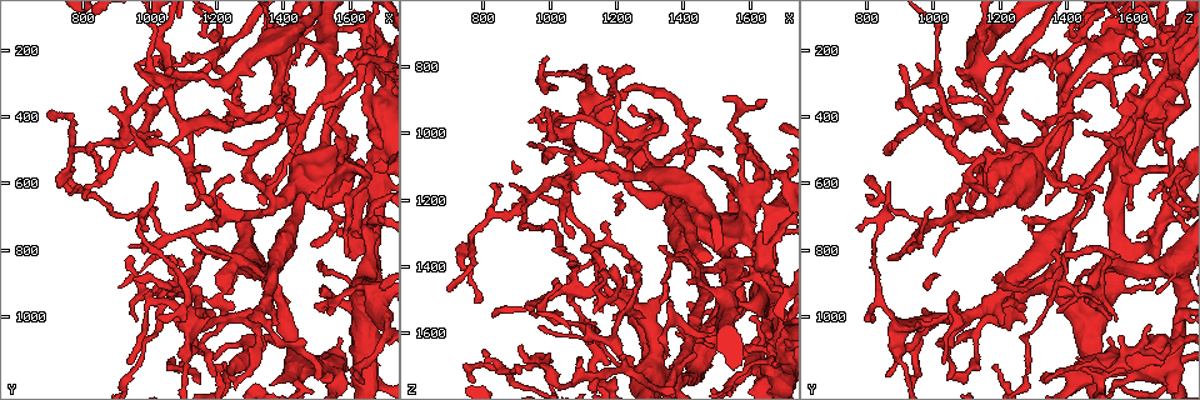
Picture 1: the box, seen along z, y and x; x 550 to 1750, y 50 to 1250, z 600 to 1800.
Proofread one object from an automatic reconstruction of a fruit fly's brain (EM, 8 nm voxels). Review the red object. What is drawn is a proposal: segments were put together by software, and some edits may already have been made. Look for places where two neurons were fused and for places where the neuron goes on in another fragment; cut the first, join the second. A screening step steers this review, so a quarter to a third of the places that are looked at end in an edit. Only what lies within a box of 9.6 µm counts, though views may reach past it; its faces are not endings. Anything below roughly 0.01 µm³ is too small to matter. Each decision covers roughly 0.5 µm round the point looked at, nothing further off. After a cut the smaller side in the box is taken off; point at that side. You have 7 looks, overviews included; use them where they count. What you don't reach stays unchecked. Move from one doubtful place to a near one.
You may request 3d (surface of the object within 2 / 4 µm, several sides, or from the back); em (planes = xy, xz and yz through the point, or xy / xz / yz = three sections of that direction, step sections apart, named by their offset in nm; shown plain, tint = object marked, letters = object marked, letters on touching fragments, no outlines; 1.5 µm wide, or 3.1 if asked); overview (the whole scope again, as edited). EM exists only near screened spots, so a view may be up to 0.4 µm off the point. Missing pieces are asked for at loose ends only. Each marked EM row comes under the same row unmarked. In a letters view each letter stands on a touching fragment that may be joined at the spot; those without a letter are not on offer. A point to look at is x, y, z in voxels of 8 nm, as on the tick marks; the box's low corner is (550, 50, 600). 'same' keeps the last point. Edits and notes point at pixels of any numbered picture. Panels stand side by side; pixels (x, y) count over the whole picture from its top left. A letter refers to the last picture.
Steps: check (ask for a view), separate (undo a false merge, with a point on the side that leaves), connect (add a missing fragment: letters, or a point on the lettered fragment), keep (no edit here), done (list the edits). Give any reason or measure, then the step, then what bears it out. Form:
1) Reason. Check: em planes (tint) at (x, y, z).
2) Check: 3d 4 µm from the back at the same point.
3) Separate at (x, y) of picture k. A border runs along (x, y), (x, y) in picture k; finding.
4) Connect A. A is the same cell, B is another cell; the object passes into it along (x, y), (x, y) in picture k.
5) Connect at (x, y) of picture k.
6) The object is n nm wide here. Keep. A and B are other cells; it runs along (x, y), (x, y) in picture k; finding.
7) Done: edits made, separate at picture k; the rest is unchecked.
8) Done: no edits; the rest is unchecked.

Thick turns thin. Check: em planes (letters) at (1640, 750, 1400).

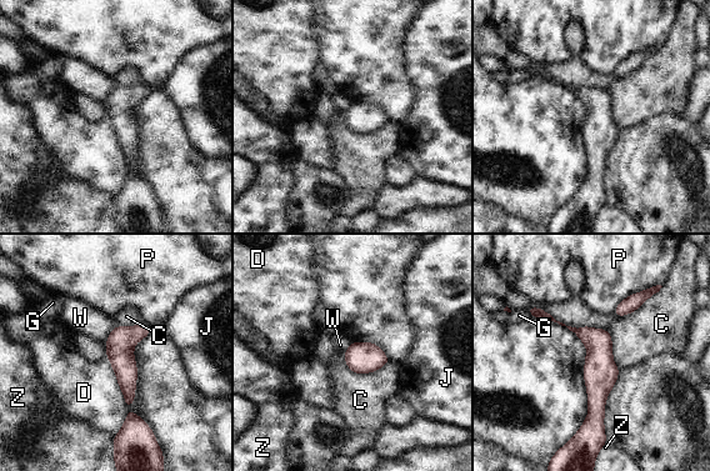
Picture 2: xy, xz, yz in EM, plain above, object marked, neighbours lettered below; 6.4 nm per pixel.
The object is 180 nm wide here. Keep. C, D, G, J, P, W and Z are other cells; a border runs along (526, 307), (605, 329), (619, 370) in picture 2; continuous, no second neuron.

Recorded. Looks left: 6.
Thick turns thin. Check: em planes (tint) at (1520, 450, 1380).

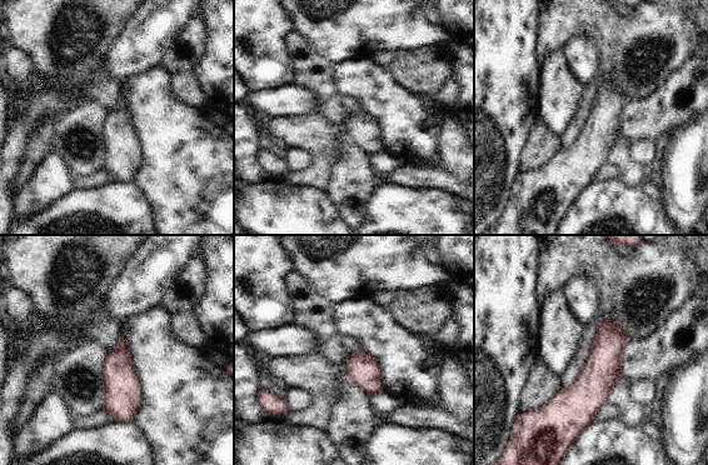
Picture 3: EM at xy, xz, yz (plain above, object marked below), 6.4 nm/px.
What lies round it. Check: em planes (letters) at the same point.

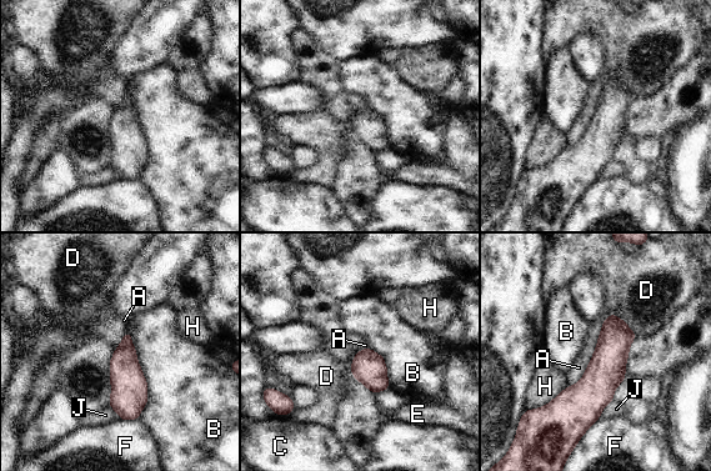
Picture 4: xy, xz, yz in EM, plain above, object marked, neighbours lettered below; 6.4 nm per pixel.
Keep. A, B, C, D, E, F, H and J are other cells; it runs along (612, 317), (586, 422) in picture 4; continuous, no second neuron.

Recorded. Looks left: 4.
Tapers out. Check: 3d 4 µm at (800, 620, 1510).

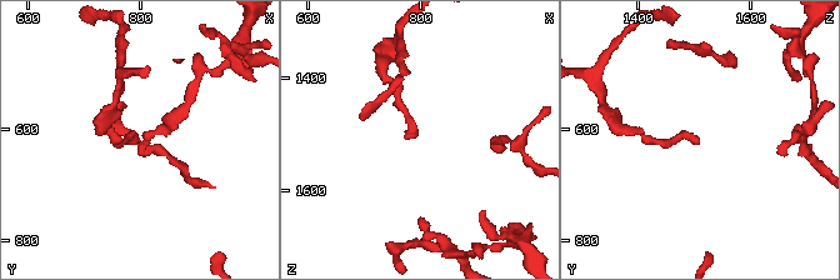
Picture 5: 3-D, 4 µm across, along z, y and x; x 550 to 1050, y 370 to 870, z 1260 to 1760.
Check: em xy step 4 (tint) at (795, 625, 1510).

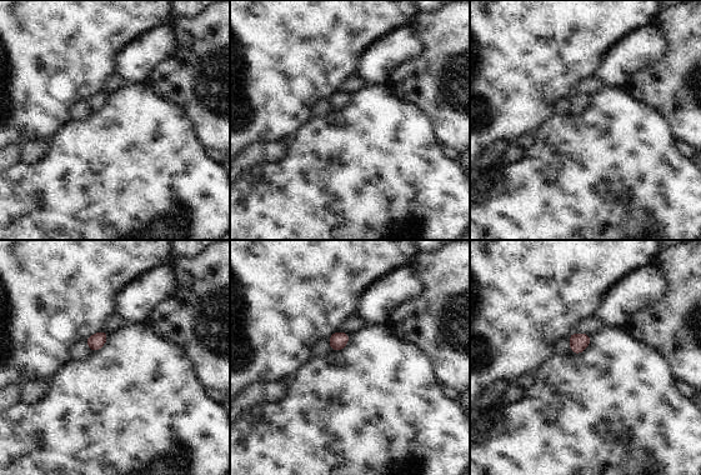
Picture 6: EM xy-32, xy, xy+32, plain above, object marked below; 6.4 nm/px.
Another direction. Check: em planes (letters) at the same point.

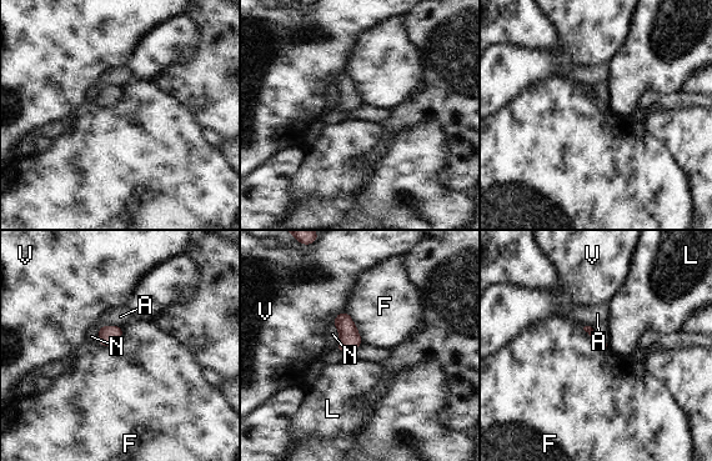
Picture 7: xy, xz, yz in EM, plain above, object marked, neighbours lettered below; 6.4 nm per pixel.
Keep. A, F, L, N and V are other cells; no lettered fragment goes on from it.

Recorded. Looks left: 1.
Done: no edits; the rest is unchecked.

